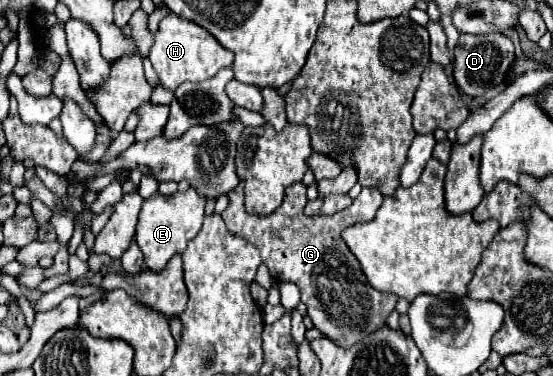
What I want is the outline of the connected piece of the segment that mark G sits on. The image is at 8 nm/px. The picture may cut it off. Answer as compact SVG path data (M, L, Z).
M302 182L288 186L284 202L268 216L252 216L244 210L242 186L236 186L236 190L228 194L228 200L228 208L222 212L228 232L252 242L260 250L262 260L276 282L294 282L300 288L308 316L324 338L342 348L350 348L364 336L386 326L386 318L396 308L398 298L394 298L394 294L380 294L368 284L354 254L350 254L348 246L344 246L344 240L340 238L344 228L358 222L370 222L374 218L382 204L380 192L362 188L352 206L340 214L334 214L332 222L326 226L322 224L318 234L308 228L312 224L312 216L304 216L302 212L306 206L306 186Z

